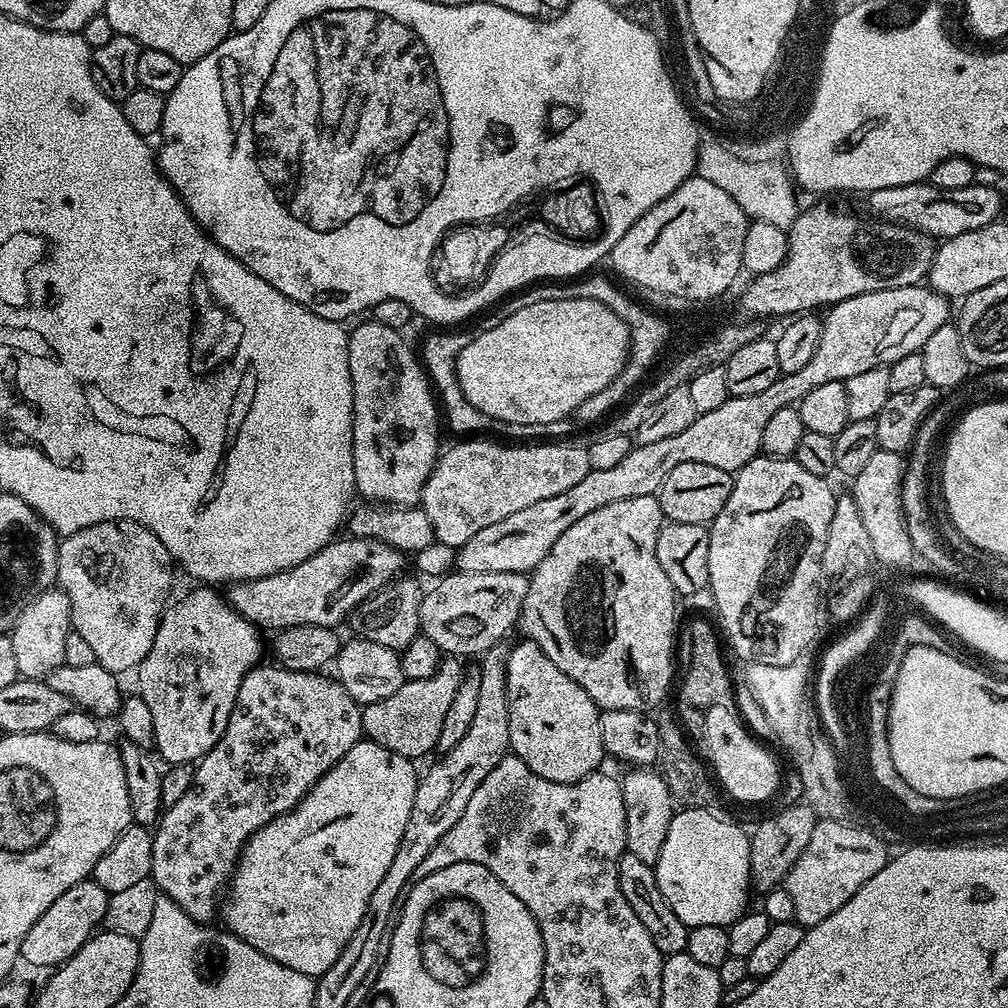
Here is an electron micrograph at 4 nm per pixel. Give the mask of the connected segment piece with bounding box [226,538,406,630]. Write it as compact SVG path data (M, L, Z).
M337 538L333 540L318 554L306 558L306 562L282 570L278 574L270 574L266 578L258 578L257 580L241 580L233 583L227 589L229 592L226 592L228 603L232 605L238 615L249 620L251 624L255 624L260 630L265 630L264 628L279 630L290 626L306 626L307 624L326 626L327 628L340 626L340 623L343 620L345 623L346 617L355 608L360 607L363 600L369 600L384 585L397 579L402 572L400 567L406 560L405 553L390 547L389 544L383 544L380 540L347 539Z

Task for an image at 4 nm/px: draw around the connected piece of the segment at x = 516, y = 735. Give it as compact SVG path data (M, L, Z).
M527 638L521 639L521 644L511 649L508 658L508 673L506 674L506 694L510 706L510 752L511 755L522 758L534 774L546 778L550 782L573 784L590 773L597 771L600 764L606 760L604 743L602 742L602 726L600 725L601 709L596 703L570 678L570 674L562 674L546 654L542 654L542 646L538 646Z

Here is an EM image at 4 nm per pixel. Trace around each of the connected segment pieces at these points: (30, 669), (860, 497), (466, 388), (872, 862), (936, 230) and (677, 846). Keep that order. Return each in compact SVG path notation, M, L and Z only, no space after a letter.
M59 587L33 595L24 612L10 629L14 646L14 662L18 662L20 676L26 680L42 680L63 666L66 658L66 638L73 632L70 598Z
M880 448L866 461L866 467L858 470L858 474L851 481L850 494L854 502L858 502L858 514L862 517L862 523L870 537L872 555L877 561L880 560L888 568L904 568L914 559L914 551L910 540L910 533L907 530L907 522L903 512L903 480L906 467L906 460L901 453L891 452Z
M558 298L522 306L522 310L509 312L505 320L498 322L498 326L477 331L472 341L466 346L466 350L458 354L456 377L462 394L466 394L466 402L470 402L470 406L474 406L481 417L489 416L490 419L501 420L504 424L556 424L563 416L571 417L576 408L582 406L586 398L598 394L602 386L610 386L612 379L624 369L626 361L628 361L628 327L626 322L622 322L622 318L618 318L618 314L614 314L614 310L590 298Z
M817 819L810 842L782 881L782 887L794 902L795 923L810 929L846 906L846 902L850 902L850 898L854 898L854 894L858 894L858 890L888 864L888 849L885 841L863 826Z
M931 182L894 186L867 193L868 208L873 217L890 224L903 224L916 228L927 236L943 242L963 232L978 230L1001 219L1000 196L995 187L986 184L971 184L962 190L941 190Z
M685 808L677 811L670 822L670 830L666 830L666 842L662 842L662 854L656 859L656 881L674 914L684 923L688 929L694 926L727 926L733 924L736 919L744 915L748 904L748 892L750 893L750 846L748 845L750 836L747 831L743 832L732 820L723 820L720 816L715 816L715 811L706 808Z

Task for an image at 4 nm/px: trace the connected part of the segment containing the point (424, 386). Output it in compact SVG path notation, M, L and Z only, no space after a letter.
M371 318L365 319L365 324L357 326L353 332L347 333L348 337L348 361L350 362L350 382L352 383L352 393L354 394L354 414L352 415L352 449L354 450L354 482L356 492L364 495L365 501L377 506L391 506L396 510L411 508L421 503L424 495L424 483L427 482L432 468L435 466L438 457L441 455L440 448L440 428L436 425L438 420L438 400L434 395L434 389L422 367L421 361L412 353L410 345L404 341L405 333L398 328L382 326L382 322Z

